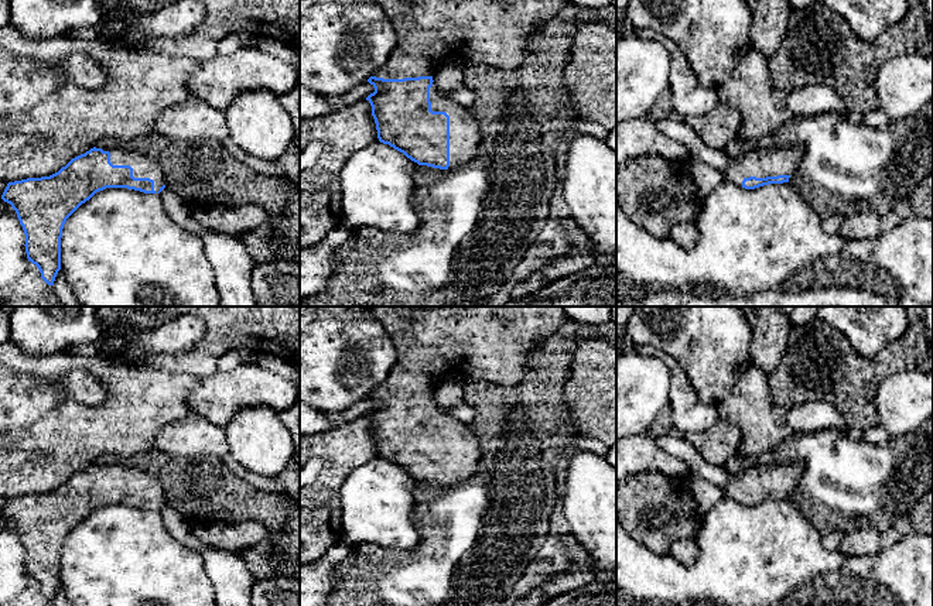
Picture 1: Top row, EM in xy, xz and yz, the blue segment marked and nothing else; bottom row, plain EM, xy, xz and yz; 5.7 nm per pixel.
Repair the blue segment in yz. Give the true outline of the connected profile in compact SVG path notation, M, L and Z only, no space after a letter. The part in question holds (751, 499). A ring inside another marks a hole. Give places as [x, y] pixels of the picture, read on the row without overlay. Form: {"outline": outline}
{"outline": "M800 462L752 465L728 476L725 496L745 506L789 499L803 473Z"}

